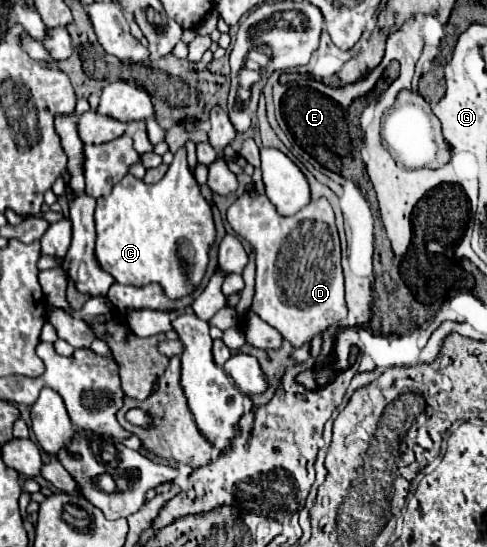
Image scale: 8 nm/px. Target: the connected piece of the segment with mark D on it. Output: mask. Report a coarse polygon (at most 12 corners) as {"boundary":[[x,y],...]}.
{"boundary":[[227,209],[255,249],[251,311],[293,347],[347,315],[333,209]]}

